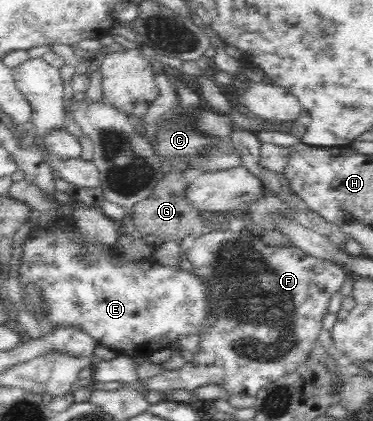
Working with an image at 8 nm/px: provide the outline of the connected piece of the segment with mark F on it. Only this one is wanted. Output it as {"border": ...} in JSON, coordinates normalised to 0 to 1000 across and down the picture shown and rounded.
{"border":[[[622,527],[606,542],[558,542],[544,546],[544,556],[528,556],[504,575],[496,594],[496,610],[509,622],[512,646],[552,675],[558,689],[558,717],[563,717],[563,746],[552,765],[542,765],[542,784],[531,789],[531,831],[517,838],[512,857],[496,857],[488,874],[456,881],[410,881],[408,888],[389,903],[389,917],[408,926],[520,926],[552,914],[579,914],[601,922],[601,945],[611,948],[633,938],[684,941],[708,919],[740,907],[748,898],[788,884],[796,874],[818,872],[820,865],[836,857],[834,836],[839,817],[853,810],[858,786],[863,784],[863,760],[874,751],[879,724],[890,701],[912,691],[922,670],[933,663],[936,651],[909,627],[890,618],[869,618],[823,606],[802,589],[777,584],[724,584],[702,572],[702,563],[686,561],[673,549],[651,544],[649,527]]]}

